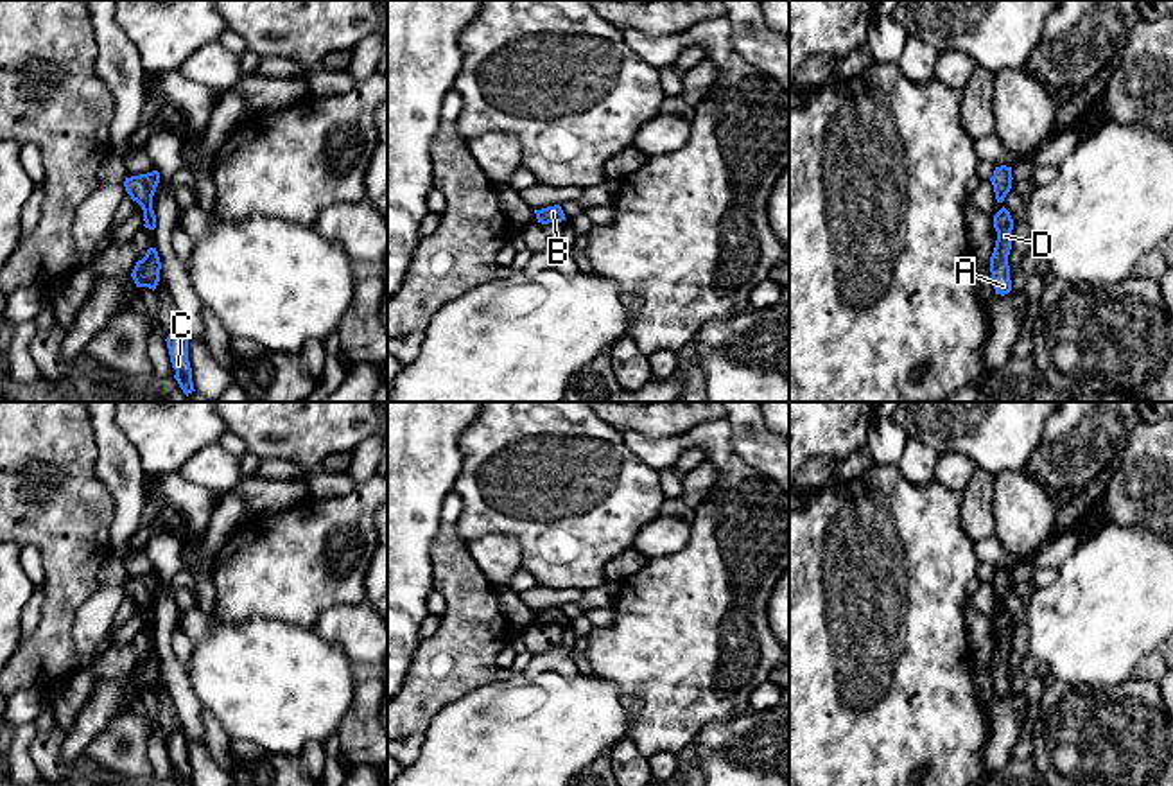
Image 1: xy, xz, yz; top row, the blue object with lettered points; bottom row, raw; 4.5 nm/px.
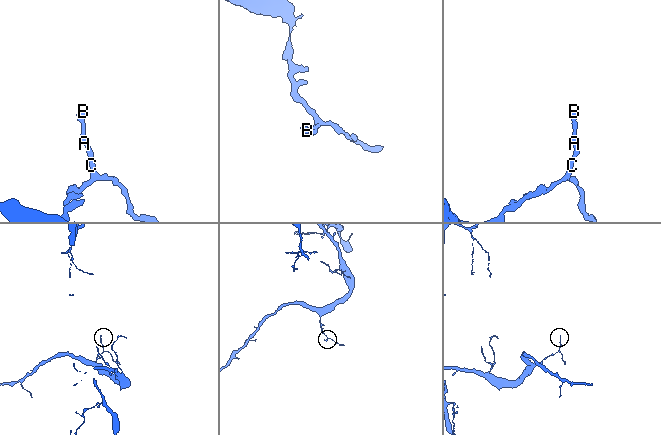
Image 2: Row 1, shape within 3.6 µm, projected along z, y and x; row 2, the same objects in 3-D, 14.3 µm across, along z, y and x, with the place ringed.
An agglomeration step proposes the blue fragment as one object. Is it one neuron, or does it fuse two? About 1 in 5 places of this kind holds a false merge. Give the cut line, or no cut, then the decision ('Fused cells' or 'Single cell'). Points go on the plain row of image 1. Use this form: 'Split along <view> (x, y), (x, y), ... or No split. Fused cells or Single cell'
No split. Single cell

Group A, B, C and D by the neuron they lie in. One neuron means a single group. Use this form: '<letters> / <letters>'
A B C D

